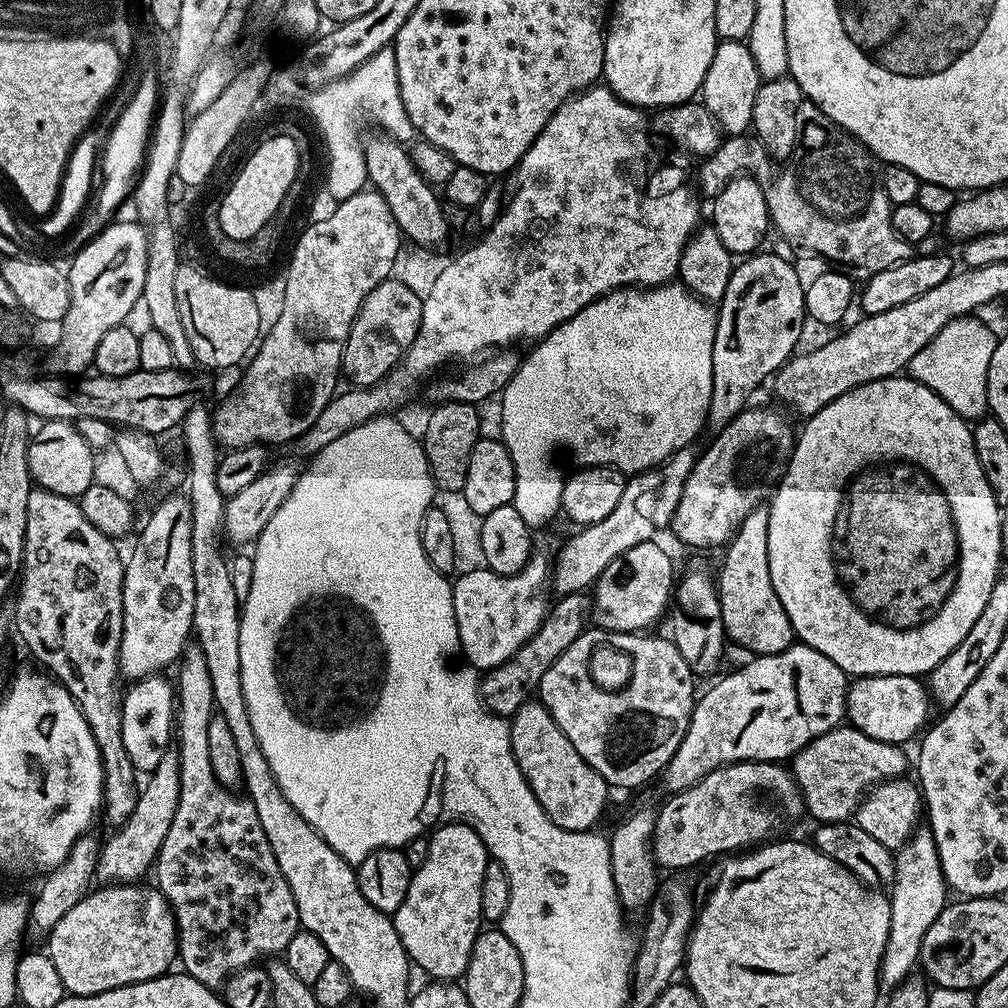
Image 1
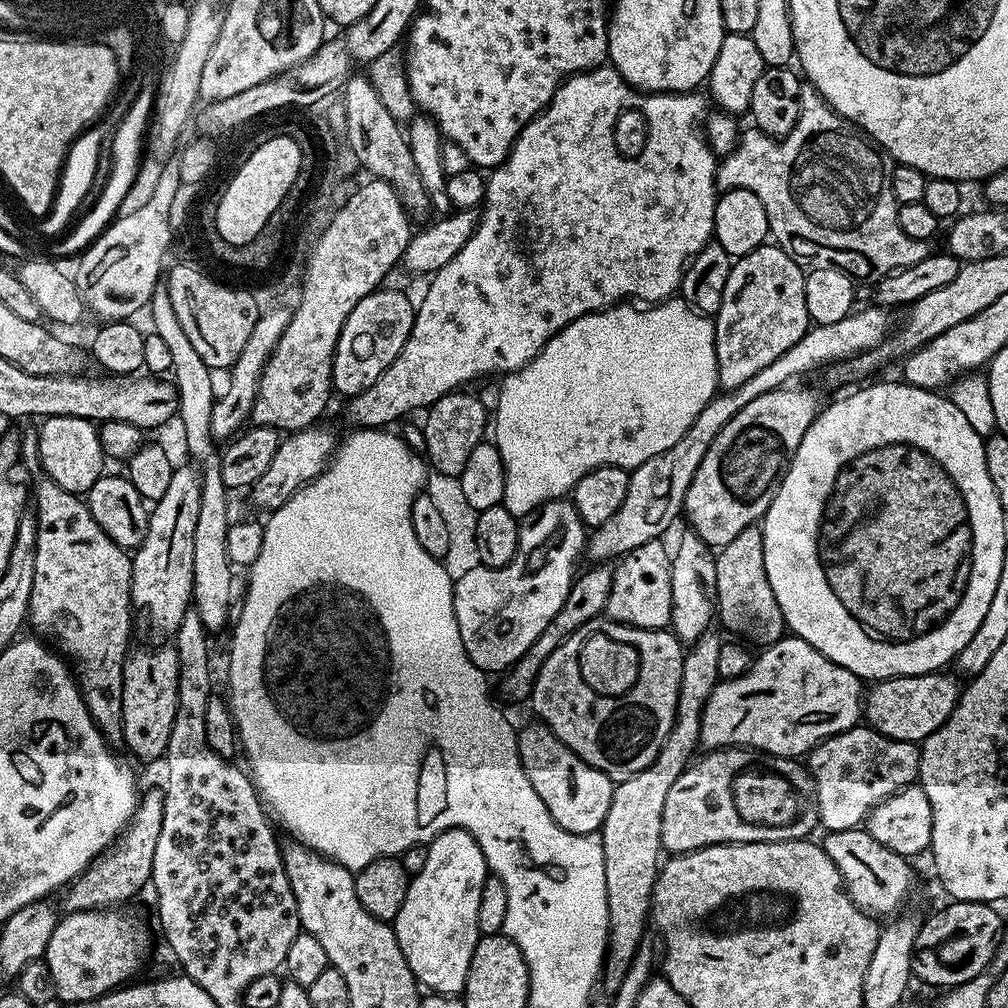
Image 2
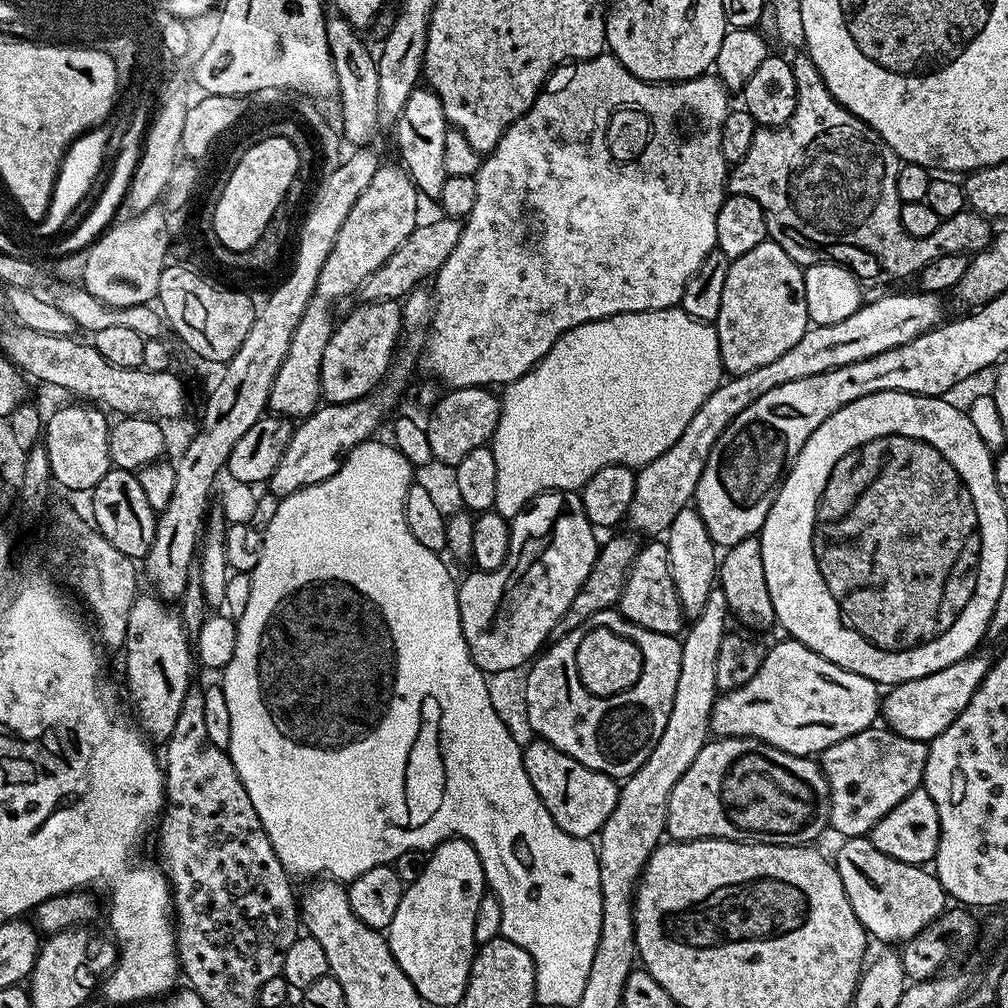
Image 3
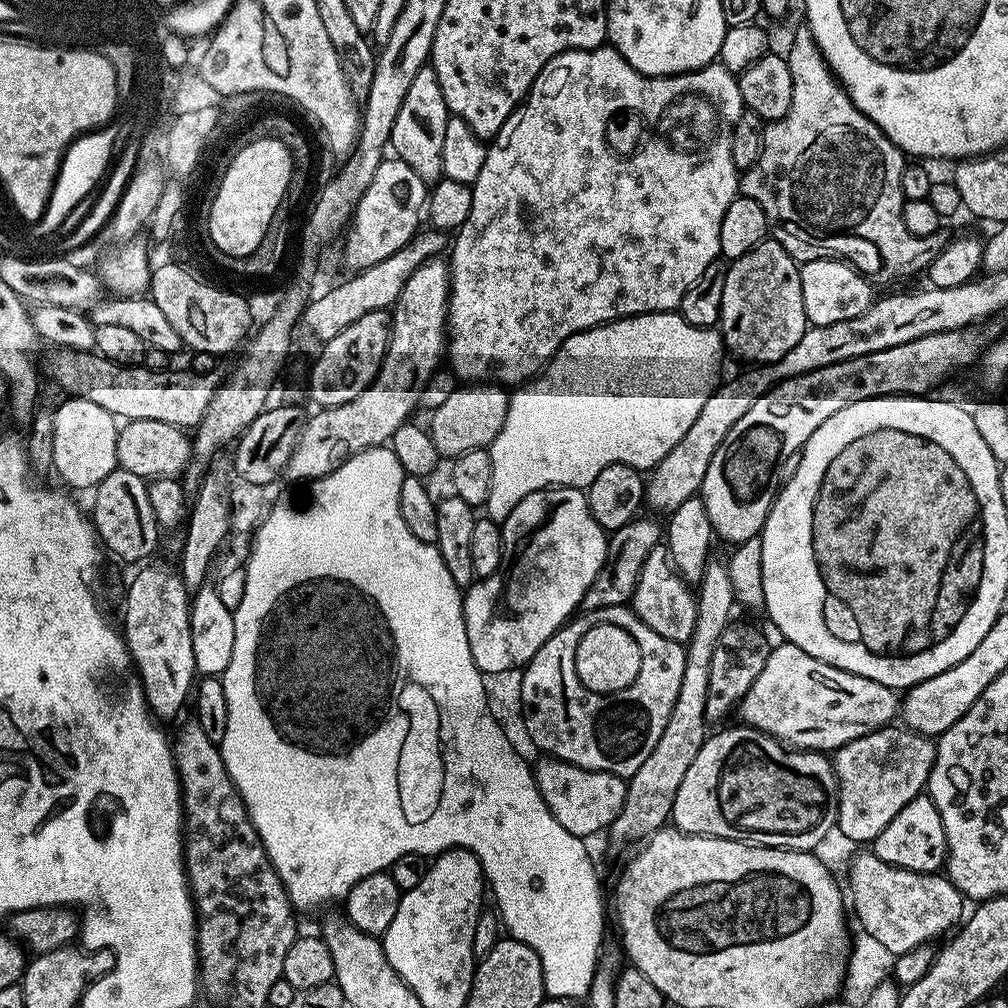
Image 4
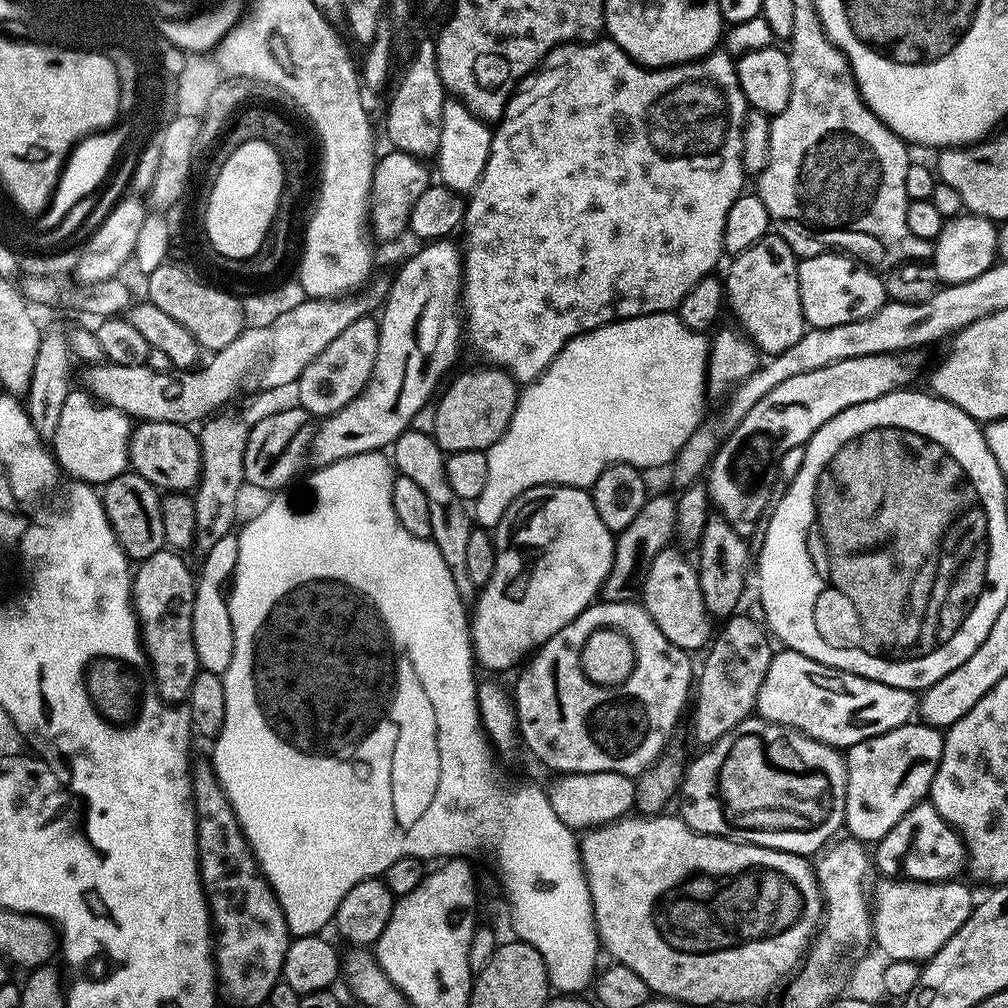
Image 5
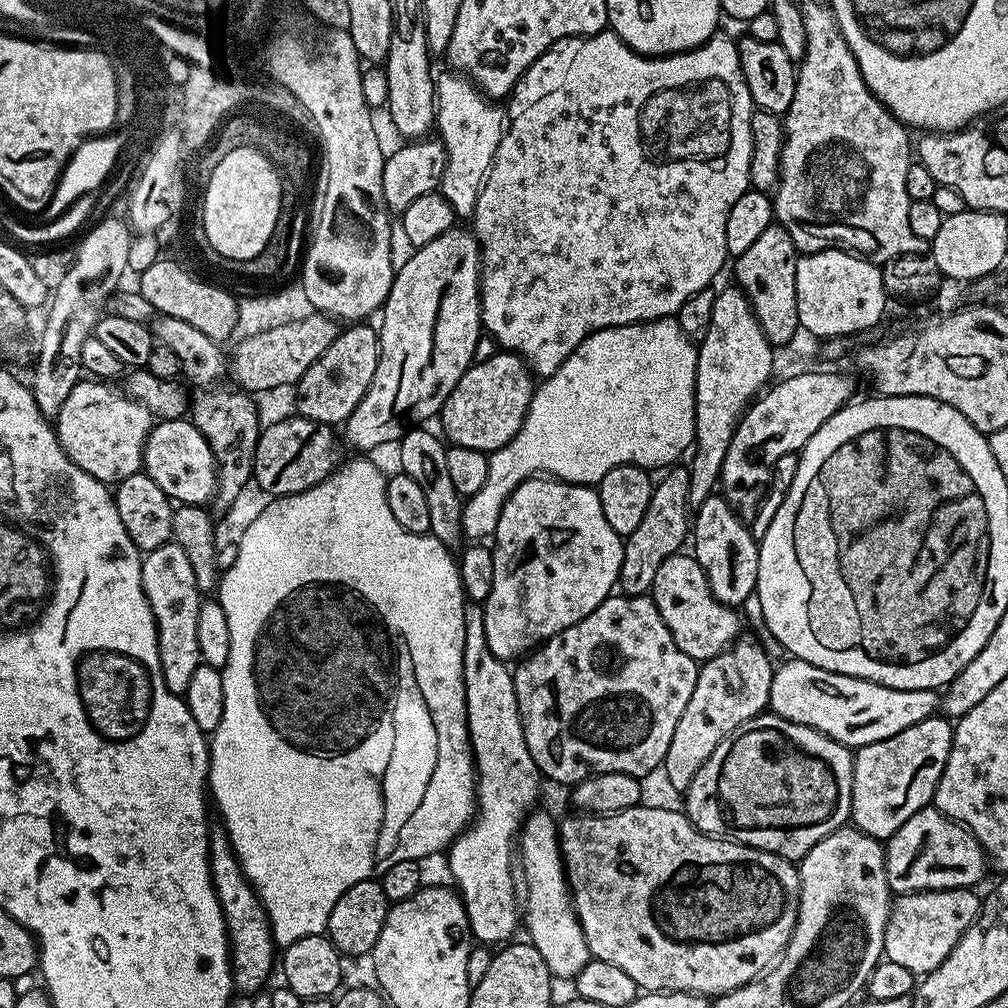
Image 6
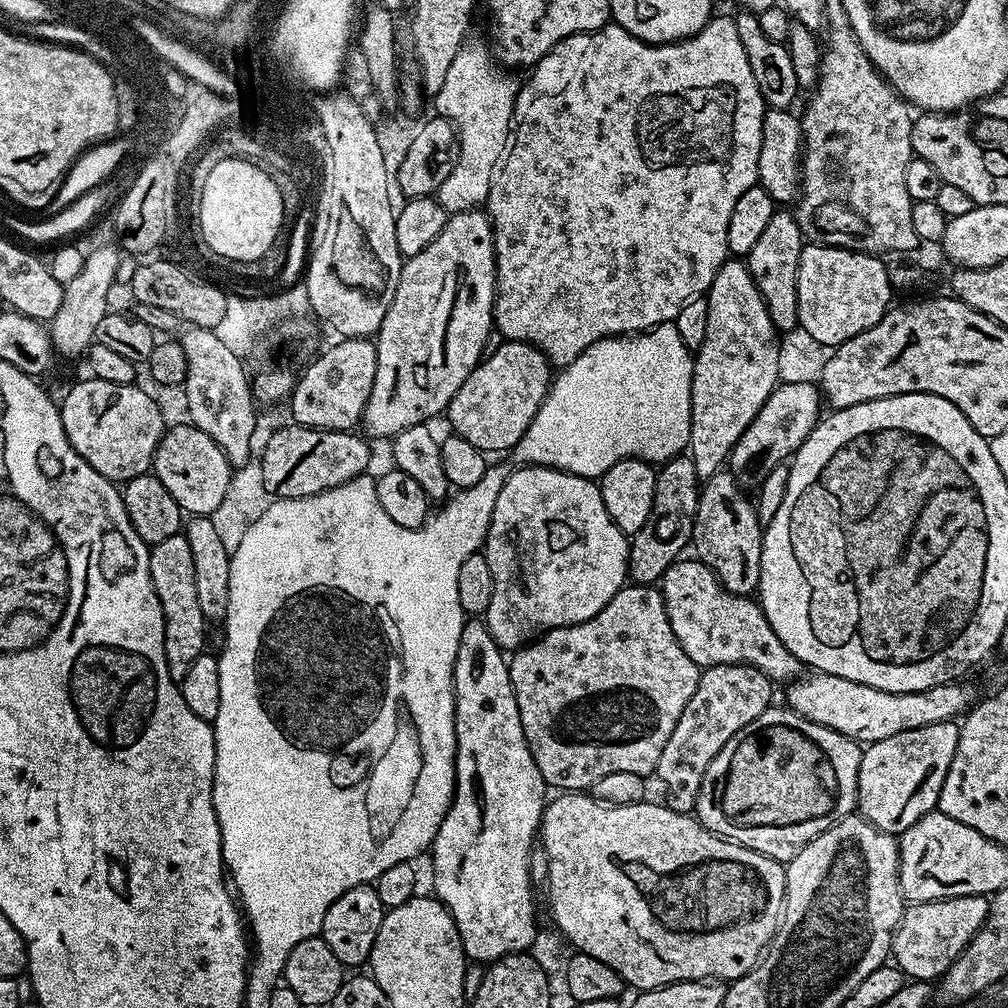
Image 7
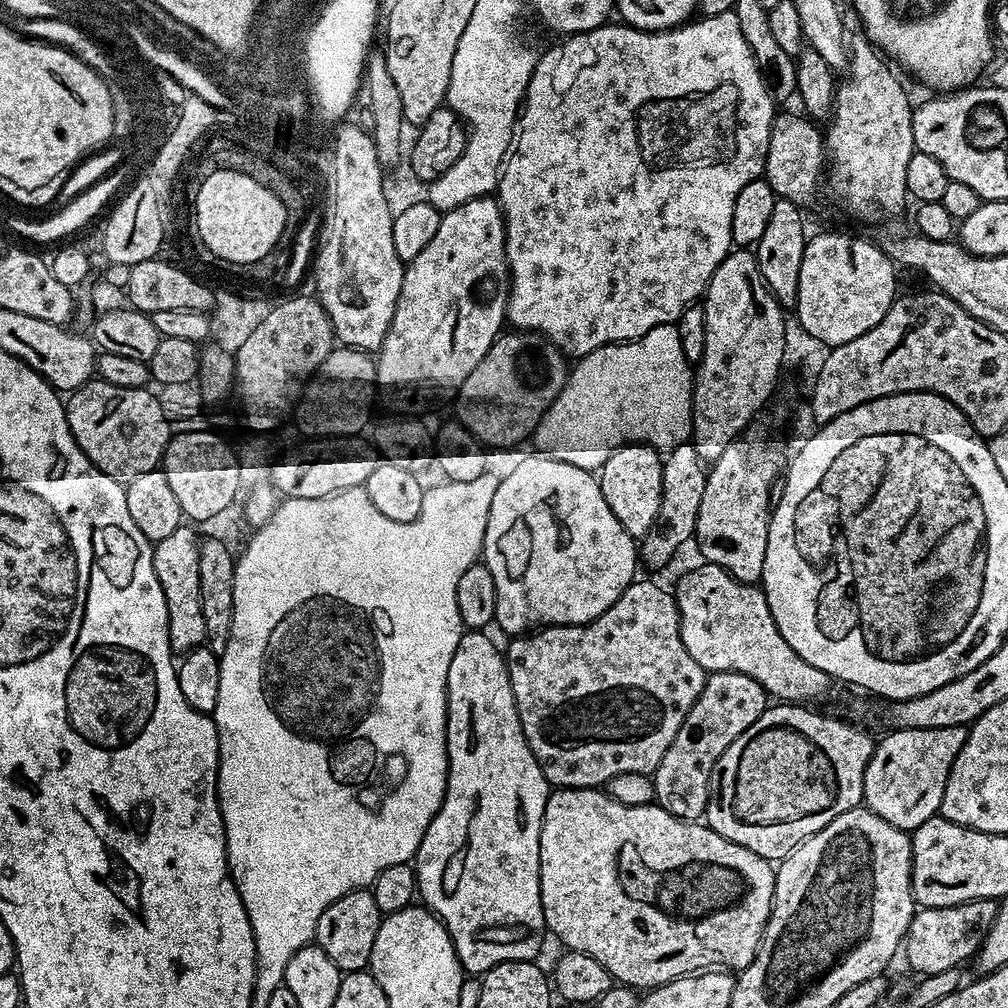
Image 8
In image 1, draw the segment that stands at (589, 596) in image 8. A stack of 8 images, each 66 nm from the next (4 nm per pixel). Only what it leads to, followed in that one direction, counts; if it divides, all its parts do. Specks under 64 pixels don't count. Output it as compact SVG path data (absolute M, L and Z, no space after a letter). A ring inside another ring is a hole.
M533 551L526 566L513 576L499 576L487 566L462 573L452 584L454 618L458 626L460 651L477 670L502 666L536 633L550 607L550 560Z

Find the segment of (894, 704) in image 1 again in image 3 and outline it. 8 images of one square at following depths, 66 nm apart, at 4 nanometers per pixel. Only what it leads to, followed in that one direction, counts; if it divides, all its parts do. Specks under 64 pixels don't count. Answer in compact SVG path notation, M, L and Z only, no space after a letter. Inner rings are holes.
M980 655L966 656L957 664L946 666L934 674L926 674L926 678L891 685L882 700L883 723L906 738L925 742L942 734L942 730L946 730L946 726L950 726L950 722L954 722L954 718L966 710L970 698L974 698L978 686L986 678L990 660Z

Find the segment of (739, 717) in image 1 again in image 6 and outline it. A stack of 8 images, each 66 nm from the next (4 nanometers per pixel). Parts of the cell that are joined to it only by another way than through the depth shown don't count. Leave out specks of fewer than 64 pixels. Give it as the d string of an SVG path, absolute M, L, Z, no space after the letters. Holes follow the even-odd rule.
M795 658L785 659L785 664L775 669L772 673L772 681L768 687L767 707L771 715L781 716L784 720L789 720L802 726L810 726L822 734L826 734L831 740L836 740L840 744L846 745L849 750L855 750L882 742L886 738L894 738L902 730L922 722L927 716L933 715L938 708L938 696L933 689L926 690L898 690L897 688L887 688L881 684L875 684L862 678L854 678L846 674L838 674L830 670L822 670L805 660Z

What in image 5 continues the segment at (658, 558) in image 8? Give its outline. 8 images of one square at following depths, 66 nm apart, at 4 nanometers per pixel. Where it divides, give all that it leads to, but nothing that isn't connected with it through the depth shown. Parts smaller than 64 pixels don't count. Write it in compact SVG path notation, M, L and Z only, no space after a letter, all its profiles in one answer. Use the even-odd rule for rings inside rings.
M653 495L630 522L630 526L616 536L616 549L614 550L614 562L610 574L606 578L602 589L604 600L636 600L642 592L642 581L646 571L646 565L651 562L660 551L669 547L677 535L676 530L676 502L670 495Z

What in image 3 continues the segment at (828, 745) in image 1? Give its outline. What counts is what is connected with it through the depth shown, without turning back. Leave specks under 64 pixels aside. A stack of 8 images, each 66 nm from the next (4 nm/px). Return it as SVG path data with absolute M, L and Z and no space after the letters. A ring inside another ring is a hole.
M873 726L854 734L850 738L842 738L834 742L825 752L819 753L818 763L830 790L832 814L830 817L831 831L836 831L840 838L850 836L868 836L875 826L902 798L906 798L916 788L924 783L928 744L923 740L906 738L902 734L893 732L887 726Z

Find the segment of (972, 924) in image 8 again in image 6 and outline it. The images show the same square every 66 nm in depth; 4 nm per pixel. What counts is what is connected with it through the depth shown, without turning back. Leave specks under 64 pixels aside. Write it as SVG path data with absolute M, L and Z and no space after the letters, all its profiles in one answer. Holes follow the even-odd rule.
M971 888L903 893L888 916L883 959L906 967L917 978L940 968L950 950L954 950L958 938L966 934L968 927L980 915L982 900L976 894Z

